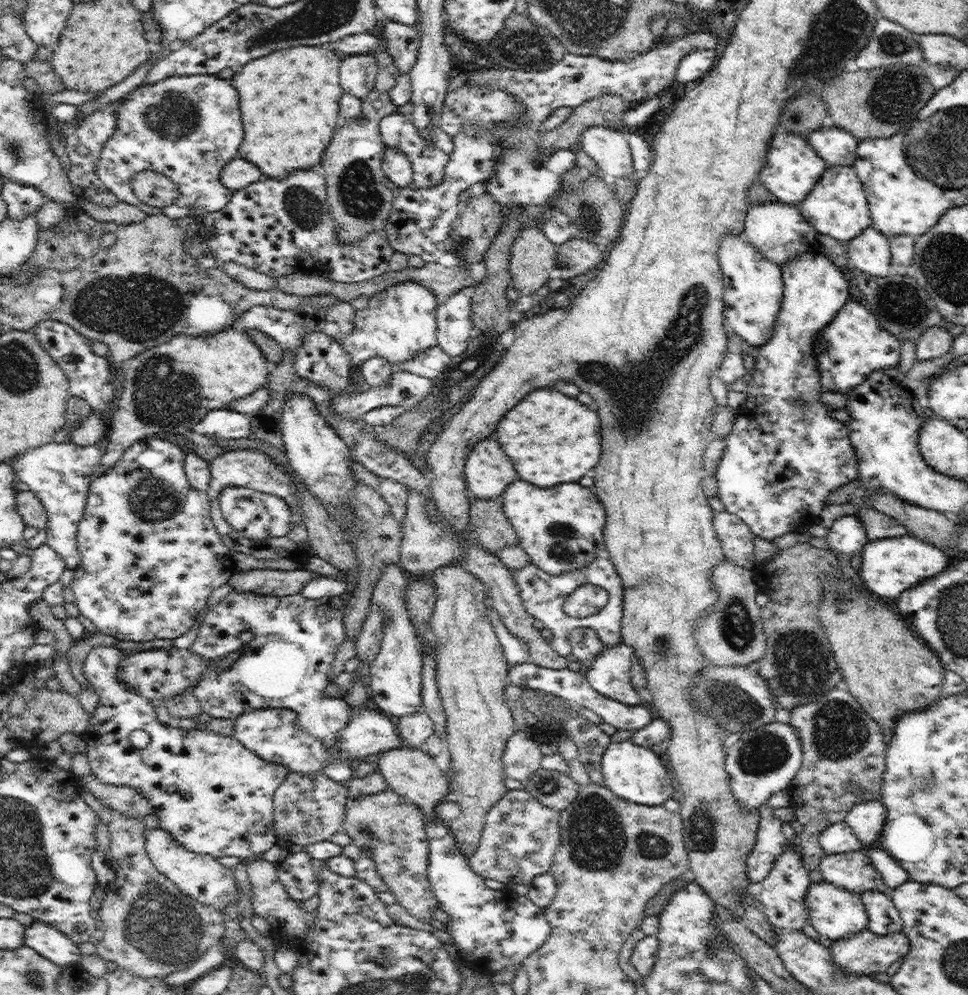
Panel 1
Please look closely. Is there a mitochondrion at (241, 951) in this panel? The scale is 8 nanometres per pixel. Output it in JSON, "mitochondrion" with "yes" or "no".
{"mitochondrion":"no"}

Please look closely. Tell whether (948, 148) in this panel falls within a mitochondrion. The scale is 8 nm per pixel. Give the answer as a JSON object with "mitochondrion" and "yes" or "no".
{"mitochondrion":"yes"}

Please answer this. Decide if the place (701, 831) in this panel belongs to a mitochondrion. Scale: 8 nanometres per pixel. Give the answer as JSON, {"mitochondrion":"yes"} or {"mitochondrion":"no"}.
{"mitochondrion":"yes"}

